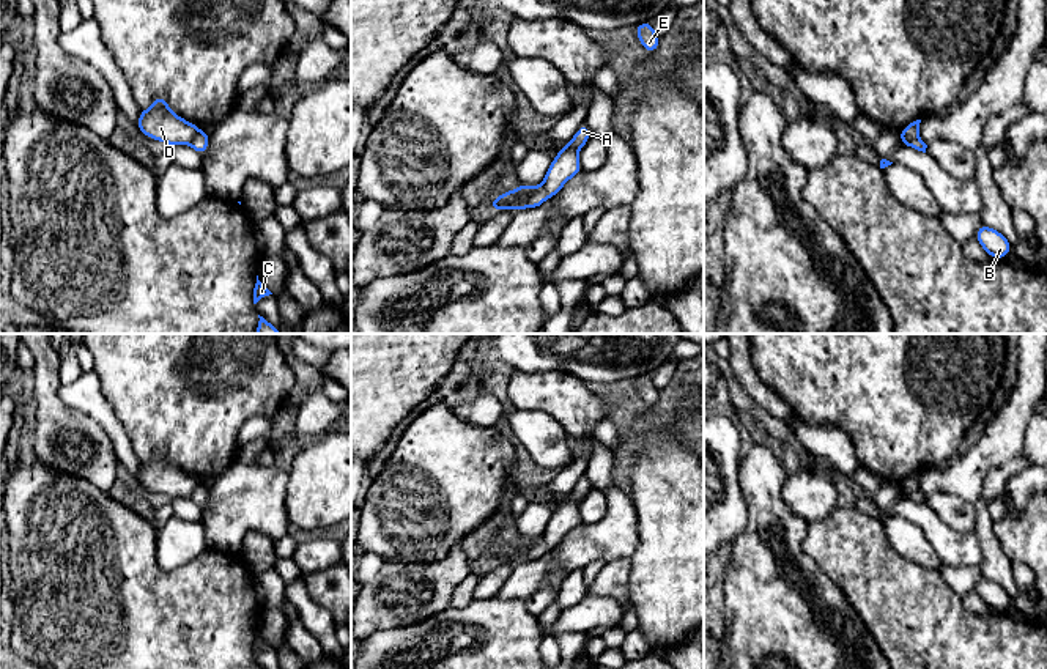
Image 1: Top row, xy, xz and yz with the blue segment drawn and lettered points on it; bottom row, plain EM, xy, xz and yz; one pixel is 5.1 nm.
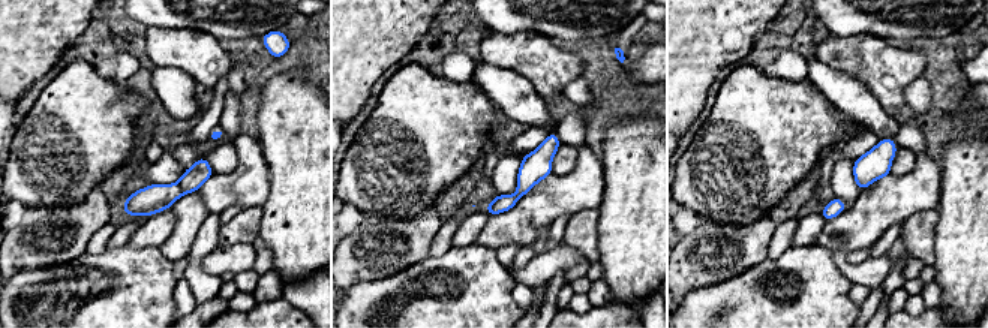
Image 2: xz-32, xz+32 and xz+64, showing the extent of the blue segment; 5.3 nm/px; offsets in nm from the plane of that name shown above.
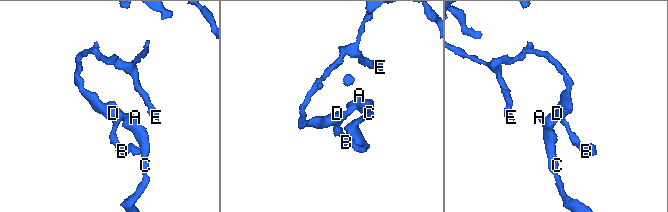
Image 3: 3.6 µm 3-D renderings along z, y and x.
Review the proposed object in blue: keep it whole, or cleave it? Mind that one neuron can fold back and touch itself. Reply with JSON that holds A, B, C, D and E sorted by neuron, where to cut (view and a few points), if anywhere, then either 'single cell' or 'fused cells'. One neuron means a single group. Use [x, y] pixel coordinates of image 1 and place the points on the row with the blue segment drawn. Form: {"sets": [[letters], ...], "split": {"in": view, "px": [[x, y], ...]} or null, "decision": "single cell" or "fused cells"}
{"sets": [["A", "B", "C"], ["D", "E"]], "split": {"in": "xz", "px": [[543, 188], [520, 206]]}, "decision": "fused cells"}

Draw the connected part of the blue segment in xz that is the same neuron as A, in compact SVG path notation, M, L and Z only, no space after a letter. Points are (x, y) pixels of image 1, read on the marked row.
M584 123L579 126L575 137L565 146L562 146L559 154L553 159L542 184L543 189L531 195L521 206L523 209L542 206L545 200L554 197L570 178L583 170L578 161L578 151L589 139L590 132Z

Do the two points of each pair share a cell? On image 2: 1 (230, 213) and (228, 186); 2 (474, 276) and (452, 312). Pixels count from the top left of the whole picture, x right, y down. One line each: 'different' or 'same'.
1: different
2: same

